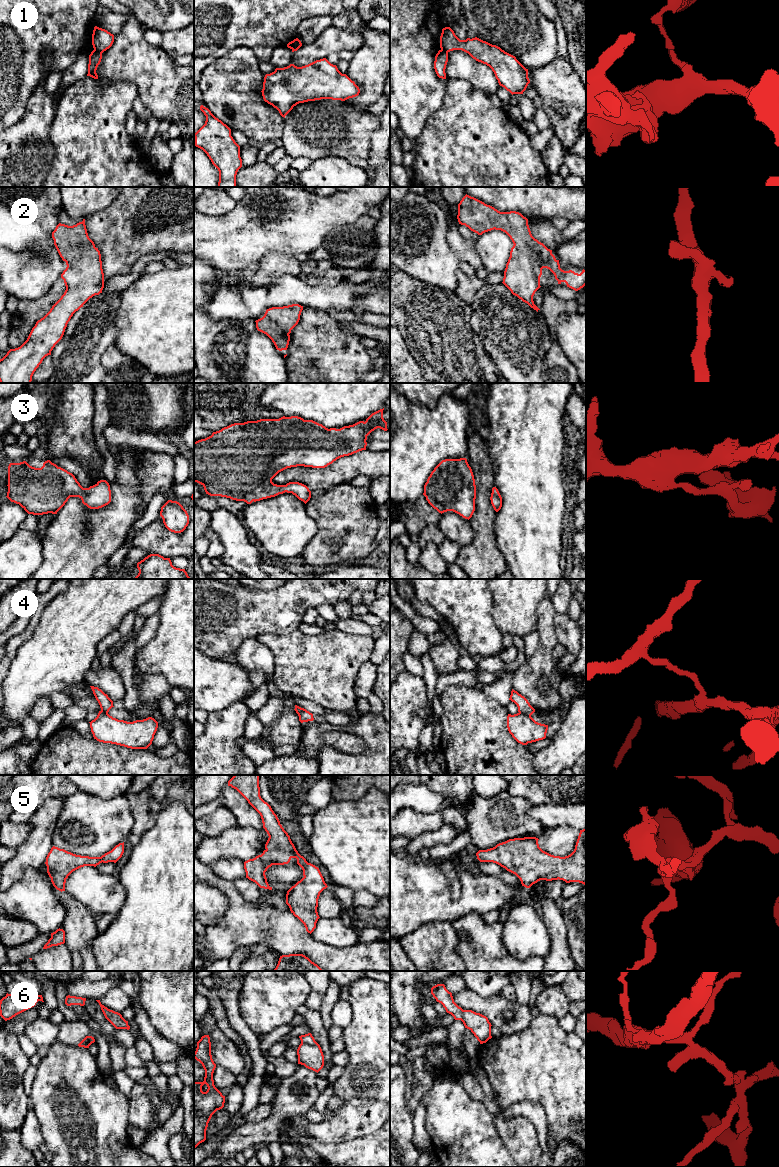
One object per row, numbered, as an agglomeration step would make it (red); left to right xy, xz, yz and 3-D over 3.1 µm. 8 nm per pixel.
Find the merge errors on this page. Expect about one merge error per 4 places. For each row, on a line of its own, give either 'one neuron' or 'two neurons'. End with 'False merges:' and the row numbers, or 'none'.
1: two neurons
2: one neuron
3: one neuron
4: two neurons
5: one neuron
6: one neuron
False merges: 1, 4

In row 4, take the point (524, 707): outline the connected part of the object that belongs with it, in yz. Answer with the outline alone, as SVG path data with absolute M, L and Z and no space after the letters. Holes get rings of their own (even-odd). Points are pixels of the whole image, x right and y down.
M513 689L509 700L517 705L519 713L531 716L535 712L535 709L530 705L528 700Z

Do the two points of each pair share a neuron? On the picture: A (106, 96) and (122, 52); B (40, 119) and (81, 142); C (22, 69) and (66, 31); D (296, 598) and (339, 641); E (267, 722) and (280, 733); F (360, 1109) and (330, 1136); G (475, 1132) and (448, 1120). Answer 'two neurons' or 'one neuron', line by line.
A: two neurons
B: two neurons
C: one neuron
D: two neurons
E: two neurons
F: one neuron
G: one neuron

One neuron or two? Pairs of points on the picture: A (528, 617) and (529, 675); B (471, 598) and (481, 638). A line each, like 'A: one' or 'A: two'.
A: two
B: one

